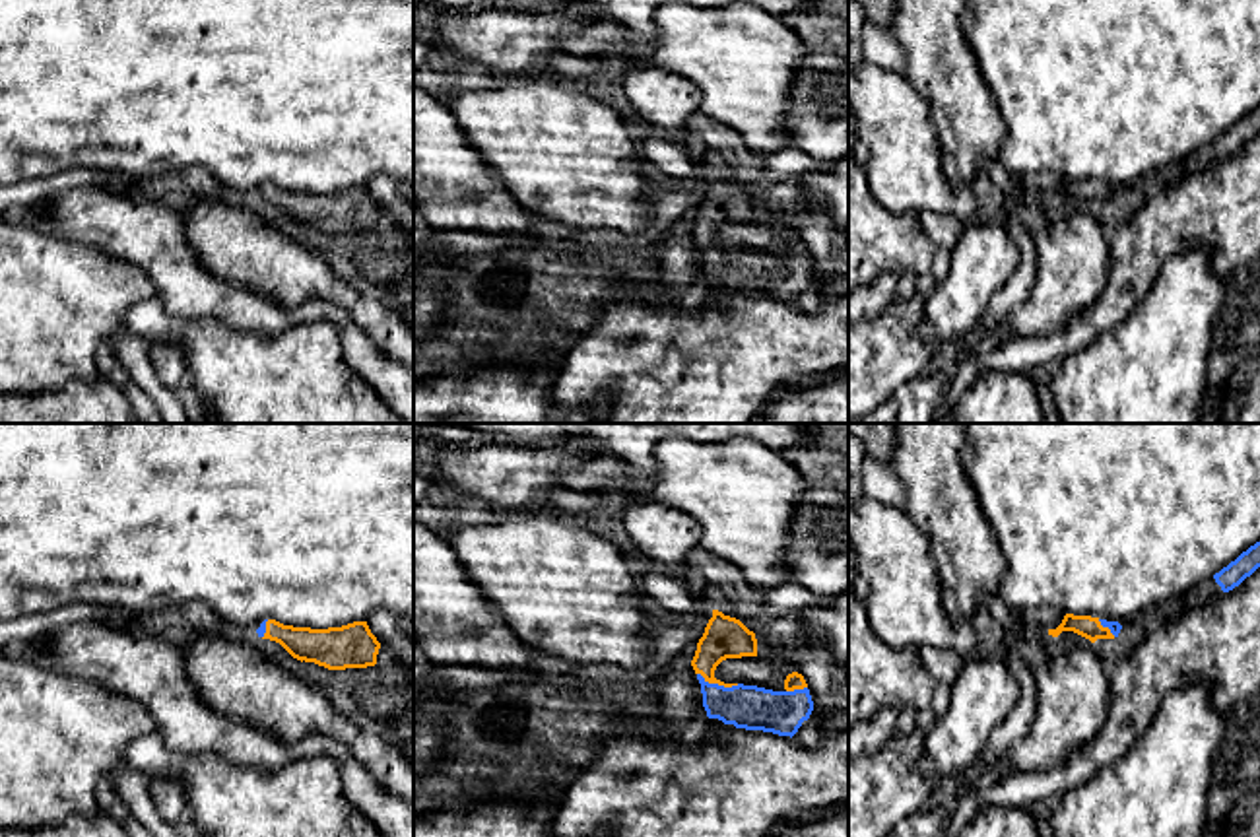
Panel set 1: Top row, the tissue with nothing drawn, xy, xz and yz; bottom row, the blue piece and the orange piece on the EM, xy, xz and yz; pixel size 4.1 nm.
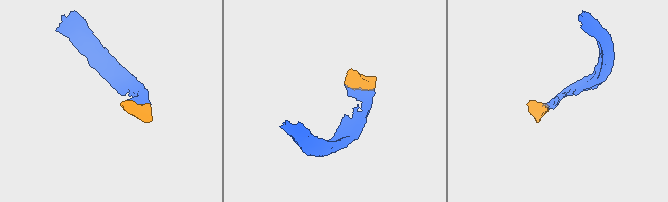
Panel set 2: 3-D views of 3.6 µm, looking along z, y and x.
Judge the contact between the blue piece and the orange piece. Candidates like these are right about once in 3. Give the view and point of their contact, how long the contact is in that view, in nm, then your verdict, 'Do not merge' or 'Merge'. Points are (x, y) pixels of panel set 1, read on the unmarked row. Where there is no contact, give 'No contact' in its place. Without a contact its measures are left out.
Touches blue at xz (717, 249). Shared border 180 nm. Merge

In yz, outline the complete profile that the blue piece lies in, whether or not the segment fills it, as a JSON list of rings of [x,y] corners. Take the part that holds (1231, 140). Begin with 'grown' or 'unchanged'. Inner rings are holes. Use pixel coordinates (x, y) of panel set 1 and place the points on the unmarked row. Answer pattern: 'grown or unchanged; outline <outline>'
unchanged; outline [[[1260,107],[1243,117],[1235,126],[1213,140],[1215,148],[1223,157],[1239,151],[1246,142],[1250,142],[1260,132]]]

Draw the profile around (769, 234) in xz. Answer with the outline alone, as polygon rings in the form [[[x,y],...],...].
[[[757,206],[755,221],[722,225],[714,235],[714,243],[724,249],[744,249],[773,256],[786,256],[784,245],[792,237],[798,235],[790,216]]]

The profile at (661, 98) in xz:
[[[643,68],[627,72],[623,91],[639,120],[664,130],[681,130],[699,113],[699,87],[674,72]]]

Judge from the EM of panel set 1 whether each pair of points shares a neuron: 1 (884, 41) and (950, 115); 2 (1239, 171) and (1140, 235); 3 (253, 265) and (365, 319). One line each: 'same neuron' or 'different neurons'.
1: different neurons
2: same neuron
3: same neuron

